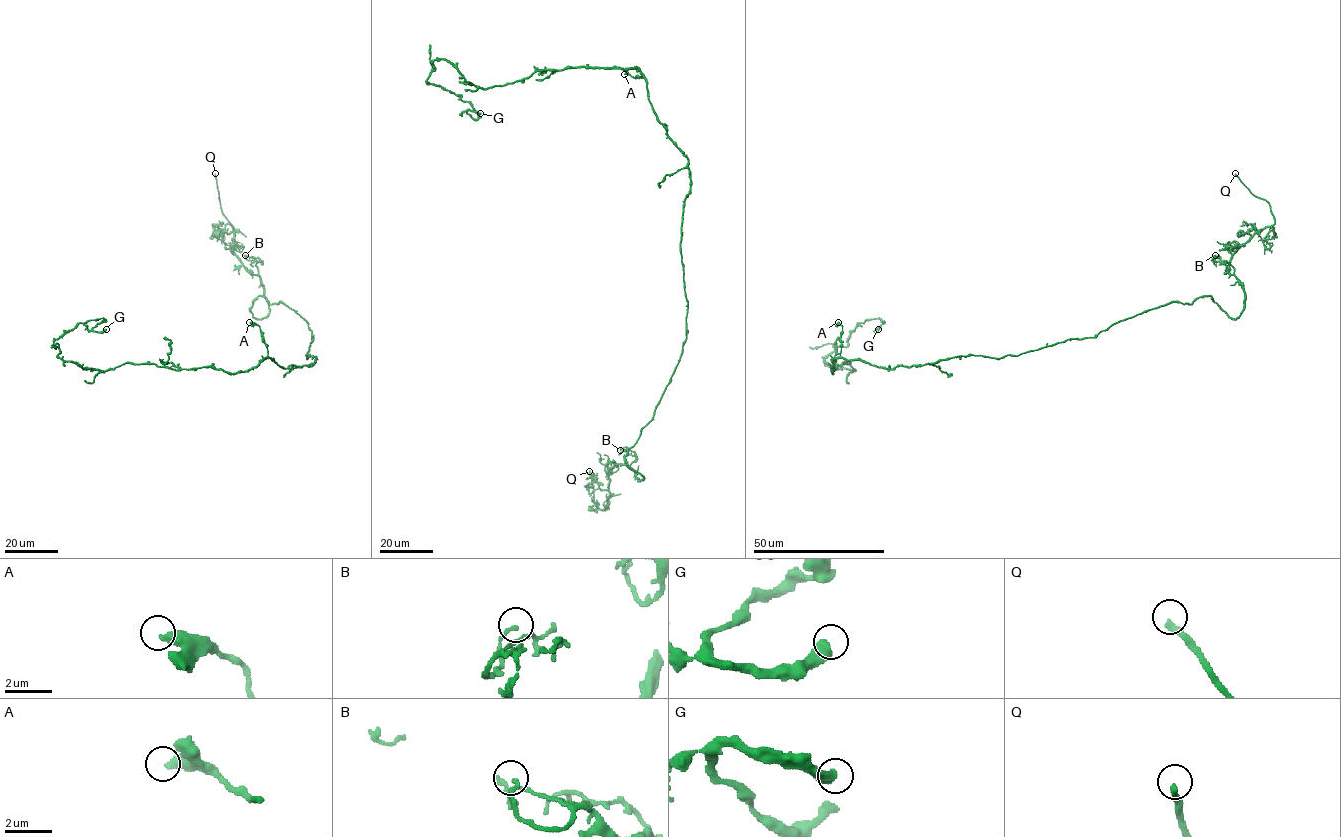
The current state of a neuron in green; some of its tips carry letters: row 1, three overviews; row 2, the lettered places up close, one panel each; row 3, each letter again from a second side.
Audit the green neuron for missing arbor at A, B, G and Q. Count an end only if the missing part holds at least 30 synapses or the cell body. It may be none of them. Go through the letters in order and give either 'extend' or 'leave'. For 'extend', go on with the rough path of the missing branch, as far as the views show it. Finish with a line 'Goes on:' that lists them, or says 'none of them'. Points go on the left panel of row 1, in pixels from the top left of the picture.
A: leave
B: leave
G: leave
Q: extend | (215, 173), (217, 161), (221, 159)
Goes on: Q

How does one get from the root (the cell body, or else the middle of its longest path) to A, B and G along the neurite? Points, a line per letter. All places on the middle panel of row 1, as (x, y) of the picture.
A: (683, 205), (690, 183), (686, 156), (659, 122), (649, 99), (646, 79), (642, 76), (633, 78), (624, 74)
B: (683, 205), (686, 340), (653, 418), (625, 456), (643, 479), (630, 467), (635, 453), (626, 447), (620, 450)
G: (683, 205), (686, 156), (635, 68), (542, 70), (482, 88), (435, 60), (426, 81), (480, 113)

